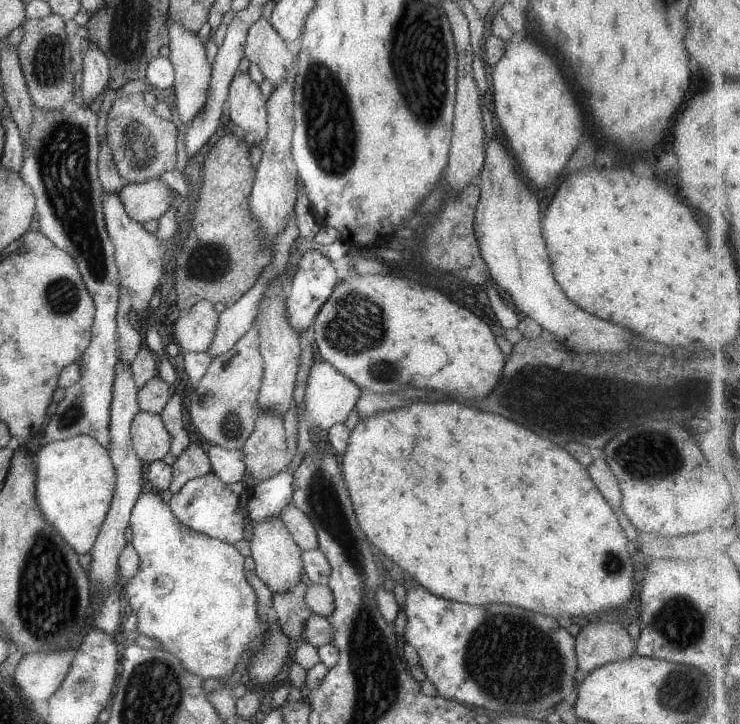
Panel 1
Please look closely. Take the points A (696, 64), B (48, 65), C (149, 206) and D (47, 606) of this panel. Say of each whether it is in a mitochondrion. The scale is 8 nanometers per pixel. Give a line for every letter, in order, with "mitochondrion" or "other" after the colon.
A: other
B: mitochondrion
C: other
D: mitochondrion

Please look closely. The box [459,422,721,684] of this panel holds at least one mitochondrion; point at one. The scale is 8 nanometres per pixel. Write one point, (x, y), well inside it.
(678, 622)

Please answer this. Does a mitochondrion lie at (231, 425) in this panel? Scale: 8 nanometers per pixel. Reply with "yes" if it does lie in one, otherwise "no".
yes

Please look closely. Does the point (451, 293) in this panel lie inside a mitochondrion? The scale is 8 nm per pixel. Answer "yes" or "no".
no

